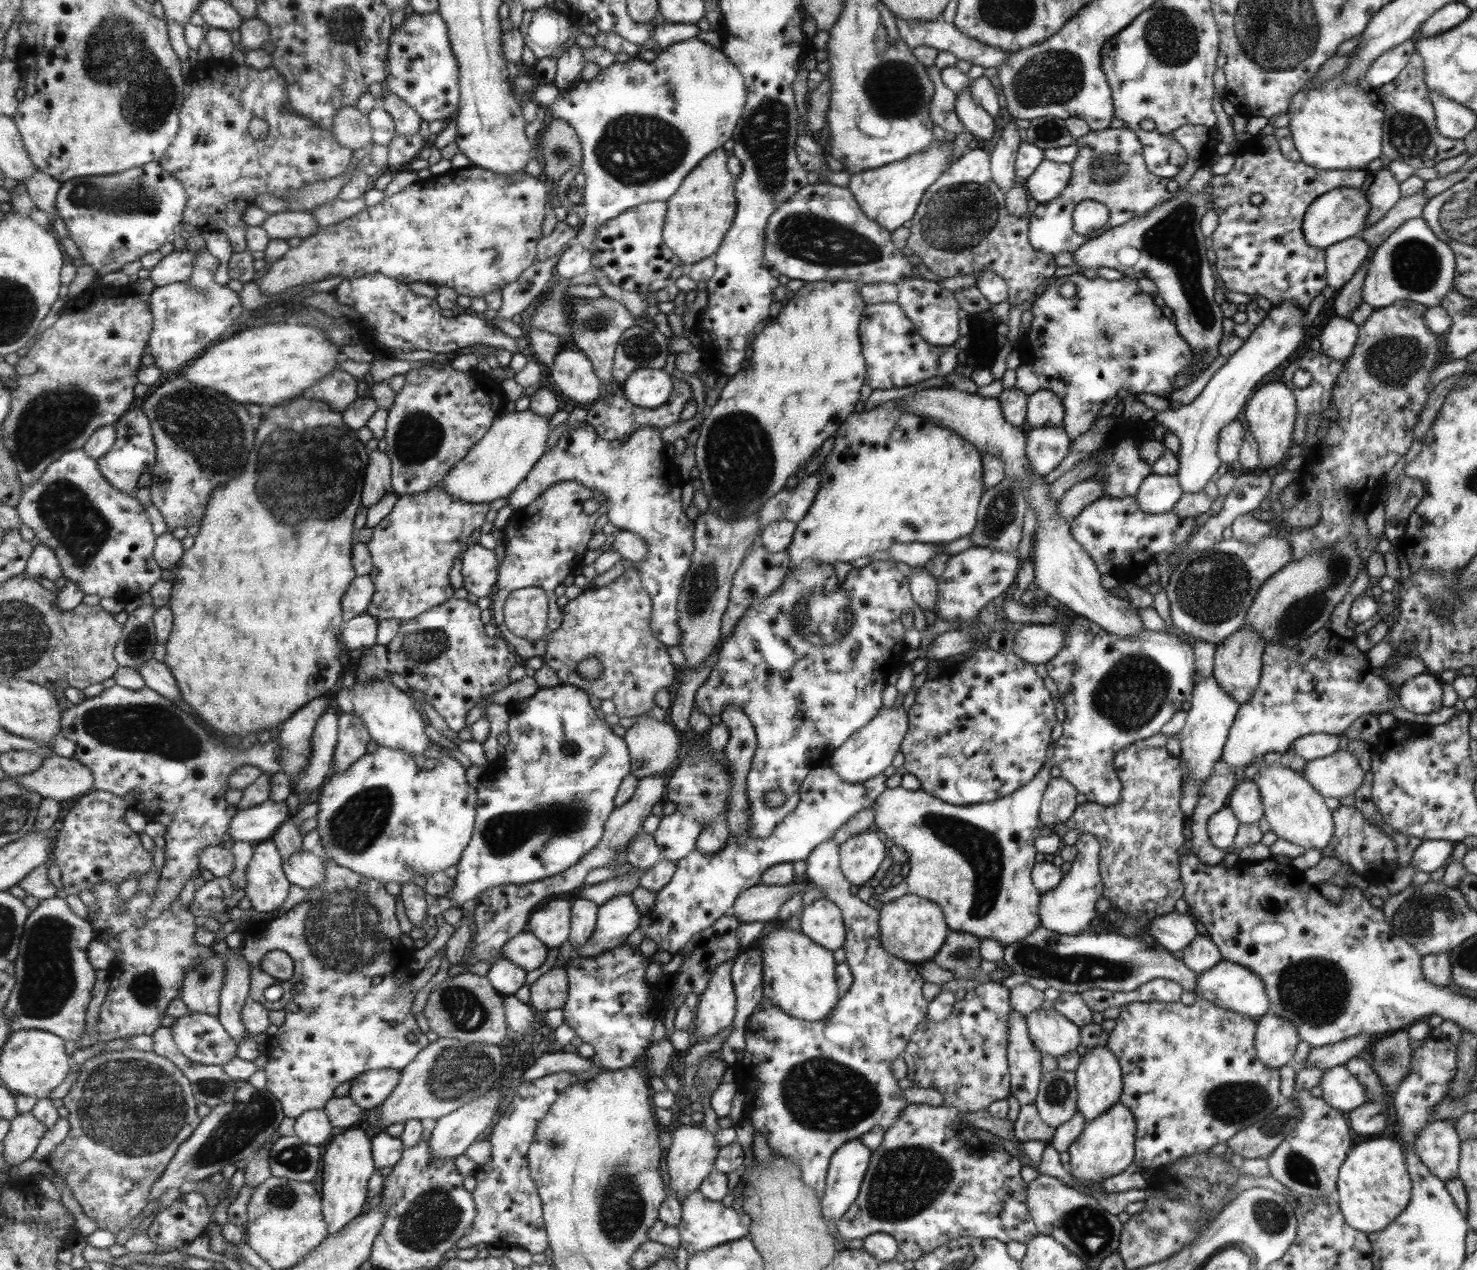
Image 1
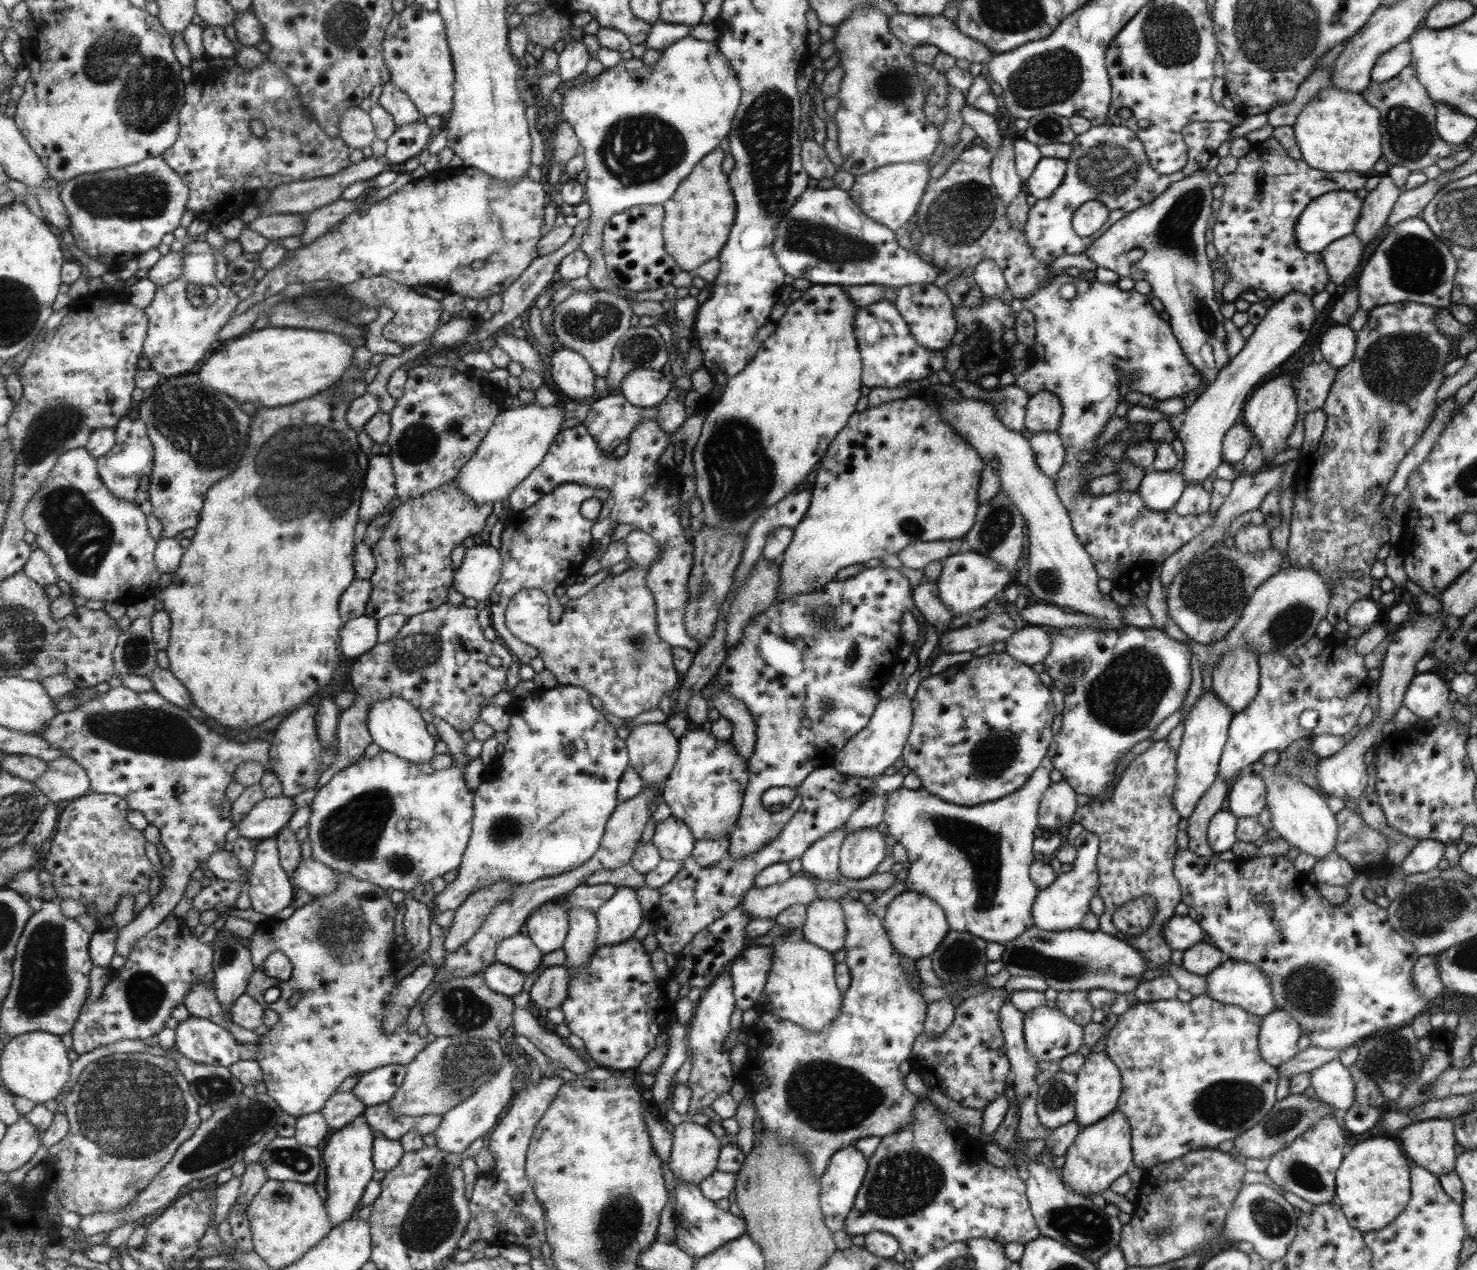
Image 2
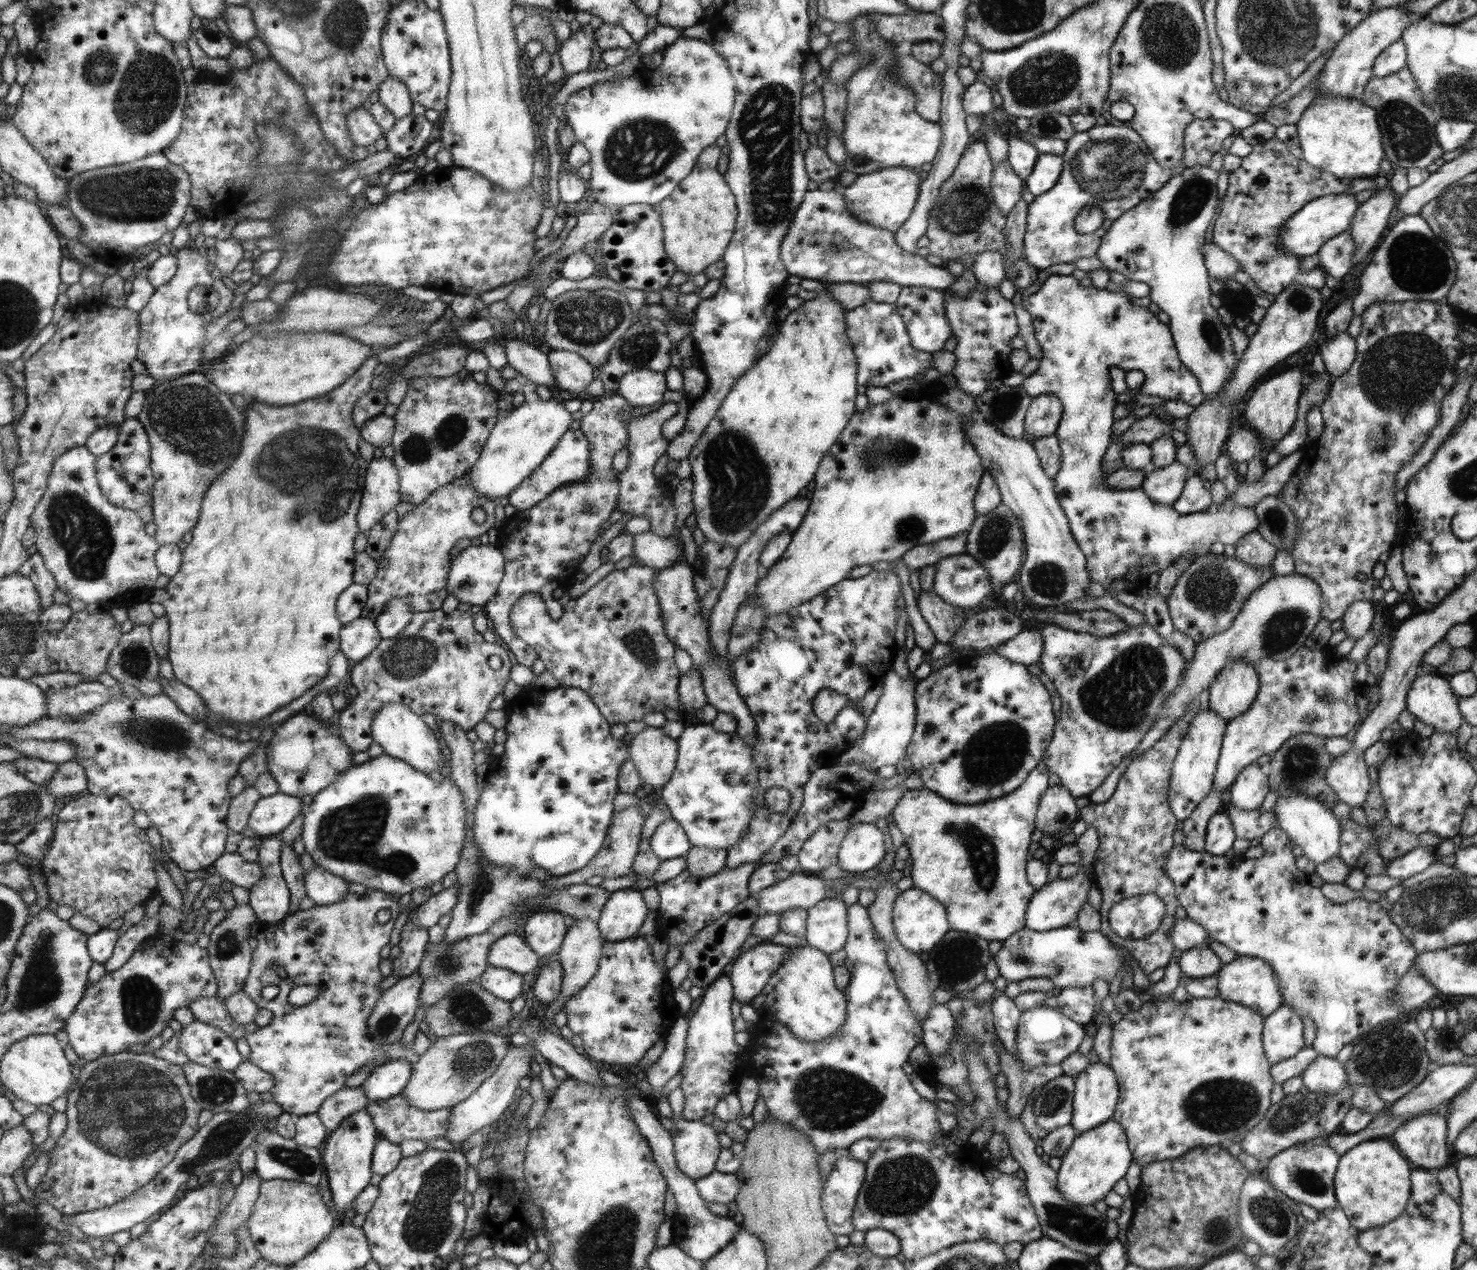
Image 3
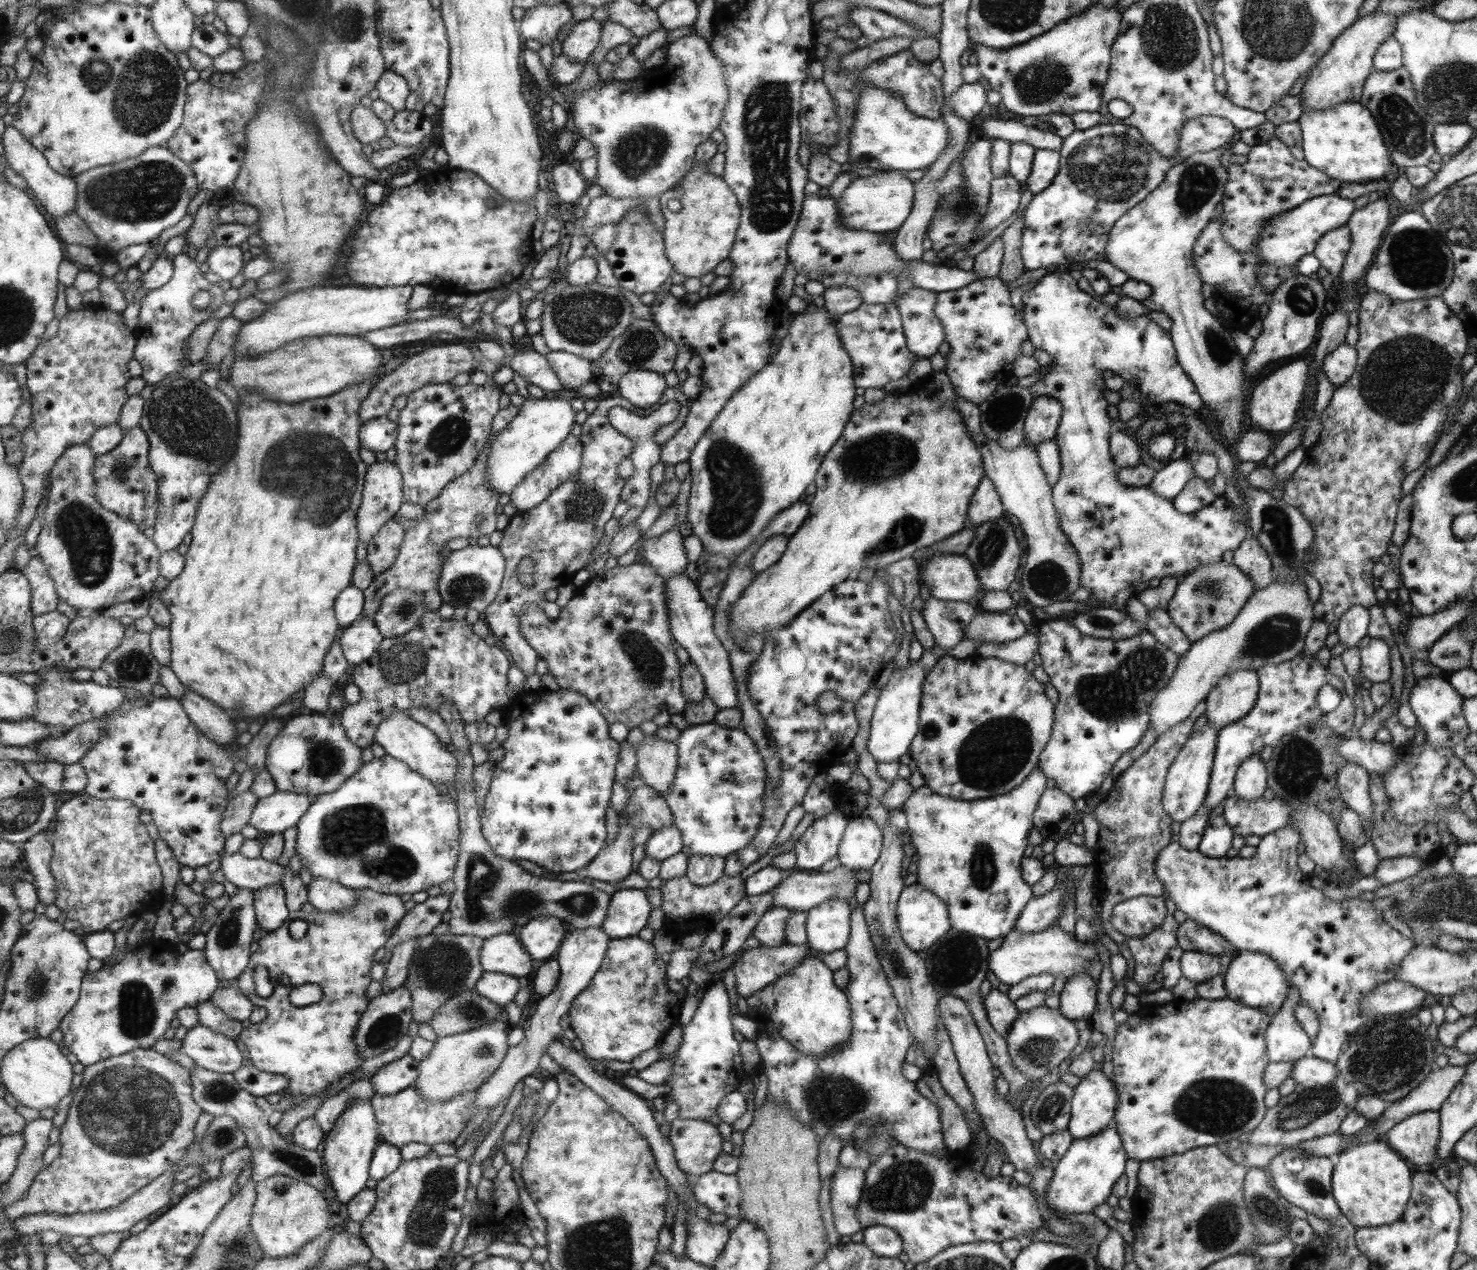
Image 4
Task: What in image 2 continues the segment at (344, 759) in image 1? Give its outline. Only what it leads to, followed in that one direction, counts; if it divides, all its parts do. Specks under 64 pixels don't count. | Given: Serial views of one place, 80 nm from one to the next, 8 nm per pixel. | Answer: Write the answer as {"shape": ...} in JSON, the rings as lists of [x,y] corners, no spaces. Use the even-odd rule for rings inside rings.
{"shape":[[[462,603],[457,606],[443,604],[435,610],[409,617],[407,624],[395,638],[384,643],[380,642],[373,650],[354,660],[353,668],[350,670],[350,680],[358,694],[358,700],[341,715],[337,742],[339,754],[347,758],[363,755],[369,744],[374,742],[368,725],[371,707],[383,698],[390,699],[392,696],[401,696],[419,710],[428,710],[433,715],[443,718],[461,733],[472,730],[480,721],[483,709],[481,706],[493,696],[497,696],[501,690],[508,690],[507,676],[511,664],[515,662],[514,654],[505,643],[500,639],[489,641],[485,638],[477,616],[479,611],[475,607],[469,608]],[[493,655],[501,658],[501,667],[495,669],[489,665],[487,660]]]}

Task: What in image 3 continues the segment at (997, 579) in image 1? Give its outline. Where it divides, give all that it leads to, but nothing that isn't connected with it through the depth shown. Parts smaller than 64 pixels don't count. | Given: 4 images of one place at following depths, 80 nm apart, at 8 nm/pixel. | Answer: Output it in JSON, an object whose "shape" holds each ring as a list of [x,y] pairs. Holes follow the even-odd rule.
{"shape":[[[965,553],[940,558],[932,566],[935,569],[933,572],[933,593],[943,602],[958,609],[966,611],[975,608],[975,604],[979,604],[987,594],[991,594],[991,590],[995,586],[986,576],[986,570],[982,569],[981,563]]]}

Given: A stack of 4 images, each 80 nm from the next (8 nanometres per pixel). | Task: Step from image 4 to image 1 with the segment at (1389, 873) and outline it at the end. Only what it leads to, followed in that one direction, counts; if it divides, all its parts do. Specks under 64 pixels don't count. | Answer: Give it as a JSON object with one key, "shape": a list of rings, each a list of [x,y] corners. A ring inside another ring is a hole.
{"shape":[[[1422,840],[1414,850],[1408,866],[1419,872],[1433,872],[1447,862],[1455,843],[1446,840]]]}

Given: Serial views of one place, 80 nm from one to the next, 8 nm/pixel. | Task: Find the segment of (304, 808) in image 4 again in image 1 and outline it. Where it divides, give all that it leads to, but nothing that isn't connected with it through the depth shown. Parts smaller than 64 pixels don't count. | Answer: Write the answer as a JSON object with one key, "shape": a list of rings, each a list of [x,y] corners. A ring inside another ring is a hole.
{"shape":[[[267,799],[259,806],[238,811],[232,820],[229,836],[235,841],[259,844],[269,841],[287,821],[293,819],[286,801]]]}

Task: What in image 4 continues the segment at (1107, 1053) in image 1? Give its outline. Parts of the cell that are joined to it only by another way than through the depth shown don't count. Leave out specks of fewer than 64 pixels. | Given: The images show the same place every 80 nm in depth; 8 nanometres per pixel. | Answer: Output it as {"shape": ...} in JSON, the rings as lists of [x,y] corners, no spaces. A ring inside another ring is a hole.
{"shape":[[[1091,1070],[1083,1079],[1073,1081],[1073,1094],[1070,1102],[1070,1119],[1066,1131],[1072,1140],[1087,1138],[1099,1134],[1107,1128],[1115,1114],[1115,1094],[1102,1070]]]}

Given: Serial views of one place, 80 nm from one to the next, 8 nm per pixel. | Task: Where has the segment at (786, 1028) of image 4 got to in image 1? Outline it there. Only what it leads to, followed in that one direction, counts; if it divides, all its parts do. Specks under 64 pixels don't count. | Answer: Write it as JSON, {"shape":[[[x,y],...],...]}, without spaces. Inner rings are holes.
{"shape":[[[776,926],[760,943],[752,946],[761,954],[762,996],[779,1011],[805,1022],[817,1022],[831,1014],[841,1000],[841,992],[835,986],[833,966],[835,960],[825,947],[811,942],[803,932]],[[781,927],[782,930],[778,930]]]}

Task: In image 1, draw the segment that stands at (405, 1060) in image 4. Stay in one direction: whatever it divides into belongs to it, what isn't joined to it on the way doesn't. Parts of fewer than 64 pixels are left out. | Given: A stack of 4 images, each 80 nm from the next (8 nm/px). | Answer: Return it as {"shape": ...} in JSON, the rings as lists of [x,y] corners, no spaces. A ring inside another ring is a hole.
{"shape":[[[393,1069],[370,1071],[353,1080],[349,1095],[366,1112],[381,1106],[401,1083],[402,1072]]]}

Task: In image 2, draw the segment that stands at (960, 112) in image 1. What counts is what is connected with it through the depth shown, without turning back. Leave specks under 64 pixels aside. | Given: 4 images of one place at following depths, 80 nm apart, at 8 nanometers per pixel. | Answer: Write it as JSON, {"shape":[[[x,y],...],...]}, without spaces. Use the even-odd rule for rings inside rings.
{"shape":[[[963,105],[961,120],[975,131],[976,136],[986,144],[992,155],[1001,148],[1003,136],[999,135],[999,128],[993,116],[984,114],[974,107]]]}

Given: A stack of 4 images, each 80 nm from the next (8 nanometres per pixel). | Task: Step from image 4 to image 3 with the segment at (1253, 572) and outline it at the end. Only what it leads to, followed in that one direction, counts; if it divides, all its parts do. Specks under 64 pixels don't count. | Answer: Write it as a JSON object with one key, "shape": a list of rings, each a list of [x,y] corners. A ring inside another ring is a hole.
{"shape":[[[1257,531],[1247,533],[1235,544],[1235,560],[1253,568],[1270,568],[1276,548]]]}

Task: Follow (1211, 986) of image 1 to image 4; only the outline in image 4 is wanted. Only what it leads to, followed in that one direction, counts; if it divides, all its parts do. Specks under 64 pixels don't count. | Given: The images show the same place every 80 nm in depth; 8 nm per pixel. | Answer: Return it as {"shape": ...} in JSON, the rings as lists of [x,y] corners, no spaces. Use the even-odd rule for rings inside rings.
{"shape":[[[1240,952],[1231,959],[1227,971],[1222,976],[1222,983],[1227,999],[1233,999],[1245,1007],[1260,1008],[1269,1017],[1275,1015],[1282,1007],[1290,987],[1282,968],[1269,956],[1255,952]]]}

